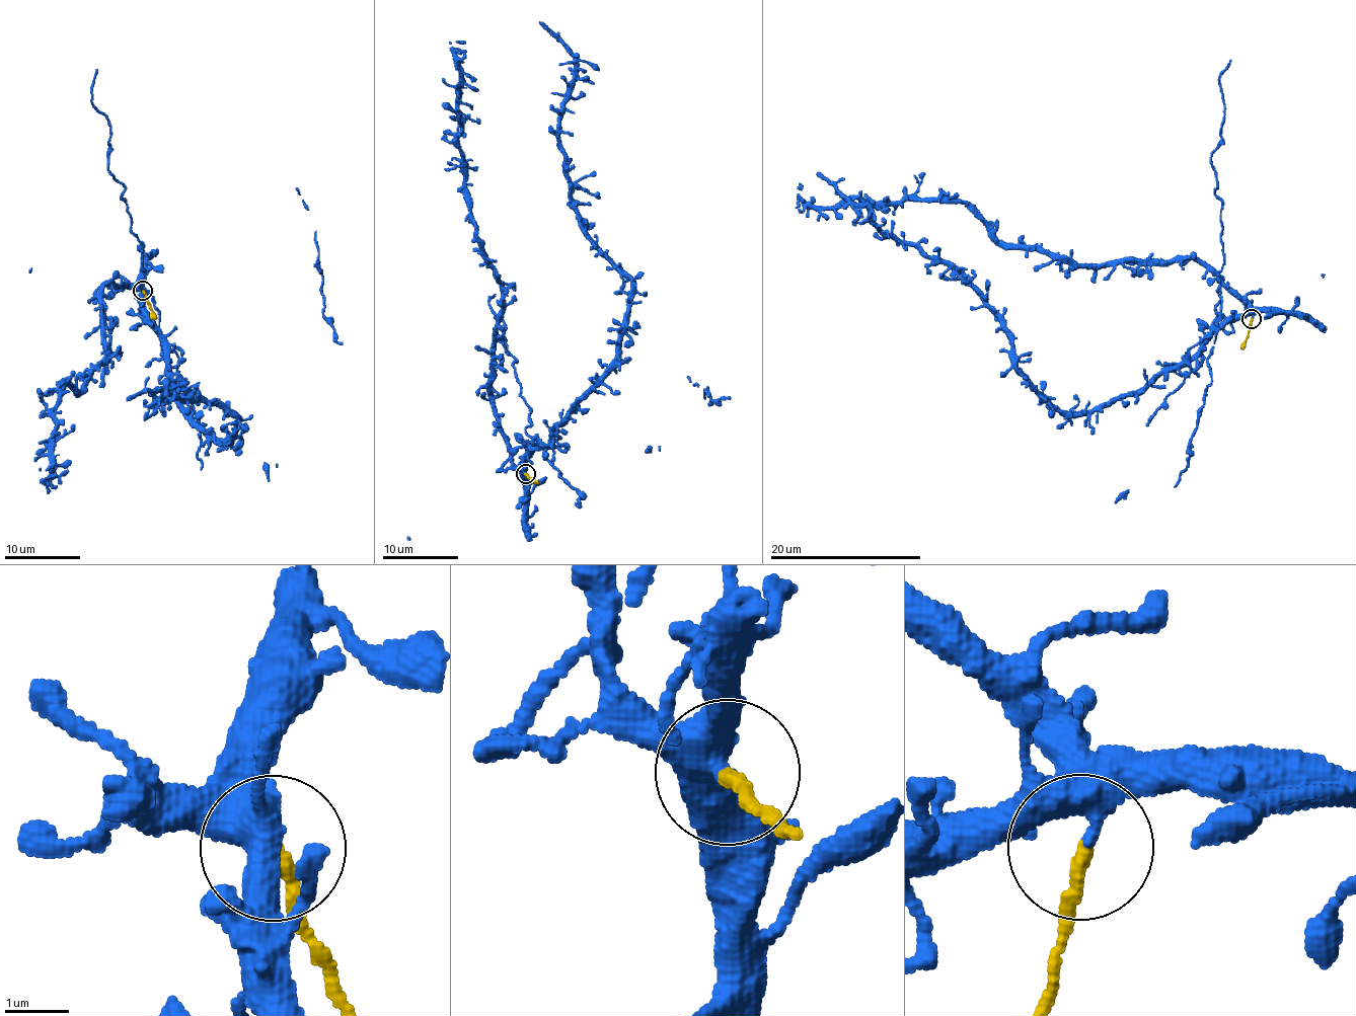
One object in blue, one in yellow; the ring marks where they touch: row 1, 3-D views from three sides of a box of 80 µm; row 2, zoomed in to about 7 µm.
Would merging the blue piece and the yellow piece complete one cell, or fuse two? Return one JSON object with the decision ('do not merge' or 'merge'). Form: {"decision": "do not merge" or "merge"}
{"decision": "do not merge"}

